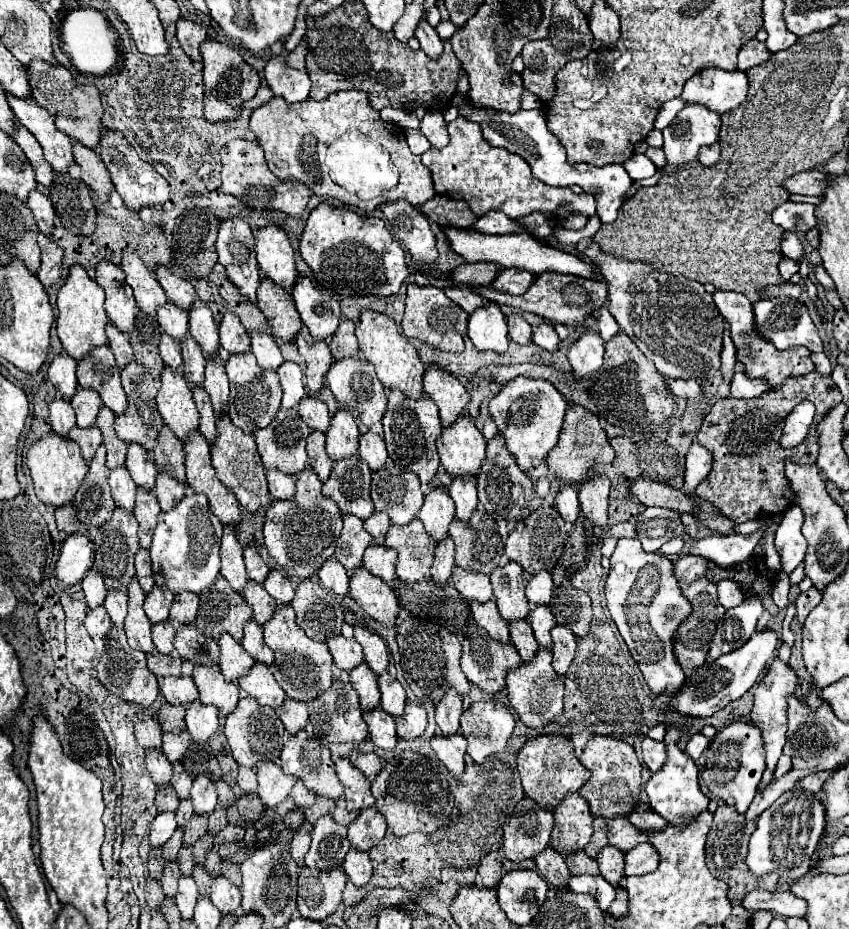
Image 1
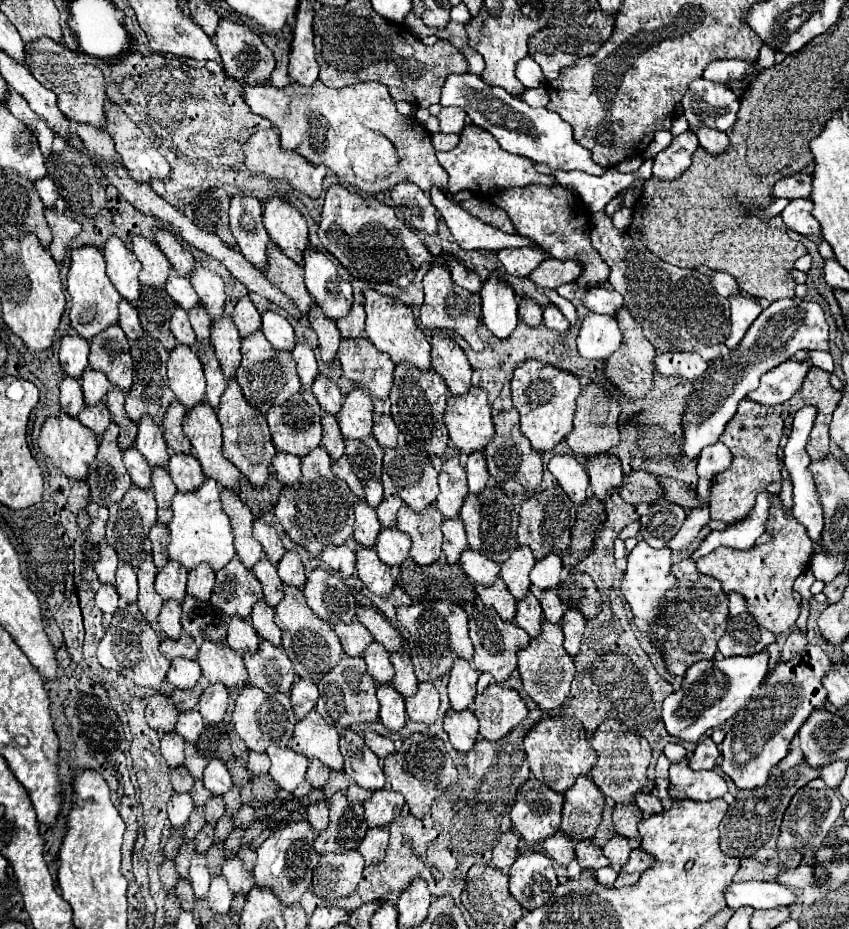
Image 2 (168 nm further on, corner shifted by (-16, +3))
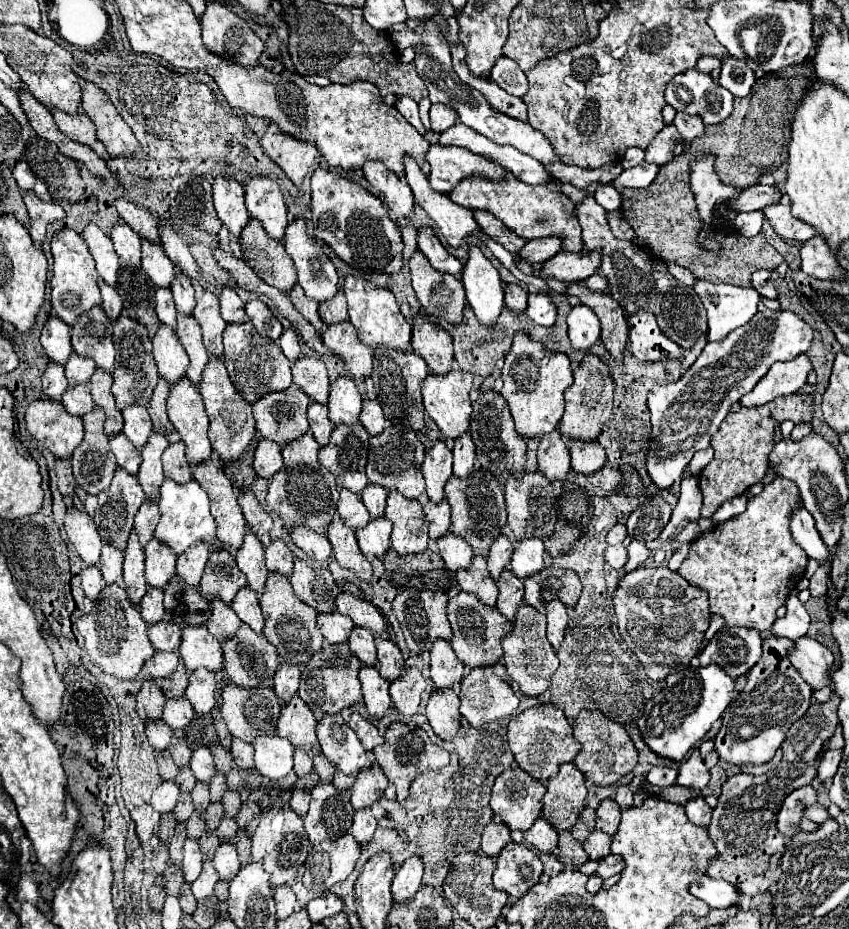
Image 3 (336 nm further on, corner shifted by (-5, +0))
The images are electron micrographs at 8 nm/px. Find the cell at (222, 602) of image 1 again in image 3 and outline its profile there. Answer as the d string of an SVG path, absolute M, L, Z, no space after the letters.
M215 549L203 571L199 589L201 595L209 601L219 597L225 603L231 603L241 587L247 585L245 575L239 571L235 557L225 549Z

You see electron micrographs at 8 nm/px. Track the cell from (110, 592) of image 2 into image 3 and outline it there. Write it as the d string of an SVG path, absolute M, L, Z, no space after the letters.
M93 565L93 567L83 567L81 571L81 583L85 589L85 595L91 599L97 599L101 589L103 589L103 577L101 571Z

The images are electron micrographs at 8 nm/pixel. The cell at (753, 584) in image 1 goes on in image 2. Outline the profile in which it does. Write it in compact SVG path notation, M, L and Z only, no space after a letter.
M774 496L774 508L768 520L768 532L774 536L770 542L762 546L754 546L750 550L732 550L718 548L708 556L702 556L696 566L700 572L722 582L724 592L740 592L746 598L748 612L756 618L756 622L768 628L774 634L788 634L794 628L794 622L800 614L800 606L792 598L794 580L808 568L812 554L812 540L806 536L806 528L794 520L792 514L784 512L780 498Z

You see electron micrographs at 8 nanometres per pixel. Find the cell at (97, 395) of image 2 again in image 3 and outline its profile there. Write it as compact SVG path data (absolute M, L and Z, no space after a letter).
M71 353L69 359L67 359L67 363L65 363L65 377L67 377L67 381L69 381L71 387L87 383L89 377L93 375L93 371L95 371L93 359L77 355L77 353Z

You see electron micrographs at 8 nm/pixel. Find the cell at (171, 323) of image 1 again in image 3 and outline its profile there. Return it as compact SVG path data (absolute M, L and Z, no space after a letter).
M141 239L141 247L141 267L145 269L145 273L155 281L157 287L169 287L175 275L175 267L173 263L169 263L163 247L149 243L147 239Z

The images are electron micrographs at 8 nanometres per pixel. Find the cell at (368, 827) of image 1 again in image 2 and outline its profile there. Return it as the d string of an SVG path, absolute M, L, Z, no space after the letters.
M392 788L372 792L372 798L364 802L368 828L388 826L402 812L402 806L404 806L404 798Z

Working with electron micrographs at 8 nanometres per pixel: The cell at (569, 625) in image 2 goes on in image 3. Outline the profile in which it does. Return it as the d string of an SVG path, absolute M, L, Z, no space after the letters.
M549 601L545 609L547 609L547 639L553 645L553 649L559 649L567 627L567 607L561 601Z

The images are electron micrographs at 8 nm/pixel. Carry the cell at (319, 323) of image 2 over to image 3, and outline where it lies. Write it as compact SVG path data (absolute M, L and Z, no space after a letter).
M299 283L293 285L289 297L291 297L293 305L297 307L297 311L299 311L299 313L301 313L301 315L303 315L303 317L317 329L317 333L321 333L323 323L321 323L321 317L319 317L319 313L317 313L319 303L313 301L313 299L309 299L309 297L305 297L305 293L301 291L301 285L299 285Z

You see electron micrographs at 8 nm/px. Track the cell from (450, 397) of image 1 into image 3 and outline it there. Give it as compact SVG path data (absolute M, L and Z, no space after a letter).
M421 315L413 319L411 349L425 359L425 363L431 367L433 373L447 375L451 371L453 361L451 335L443 331L443 327L439 327L437 323L421 319Z

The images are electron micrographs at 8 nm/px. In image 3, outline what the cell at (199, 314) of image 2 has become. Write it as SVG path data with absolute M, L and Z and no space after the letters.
M175 271L171 291L173 291L173 297L175 297L177 311L191 315L193 307L195 307L195 291L193 291L191 279L185 279L185 275L181 275L179 271Z

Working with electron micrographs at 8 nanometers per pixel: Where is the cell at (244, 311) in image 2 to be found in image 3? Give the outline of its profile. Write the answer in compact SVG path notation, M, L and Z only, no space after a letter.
M229 287L229 295L219 295L219 301L221 301L221 315L227 323L243 323L243 301L239 299L237 293L233 293L233 289Z

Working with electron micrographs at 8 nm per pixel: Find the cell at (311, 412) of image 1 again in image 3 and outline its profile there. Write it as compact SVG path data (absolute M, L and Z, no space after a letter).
M303 355L293 365L293 383L303 389L313 401L325 405L329 397L329 377L325 363L319 357Z

